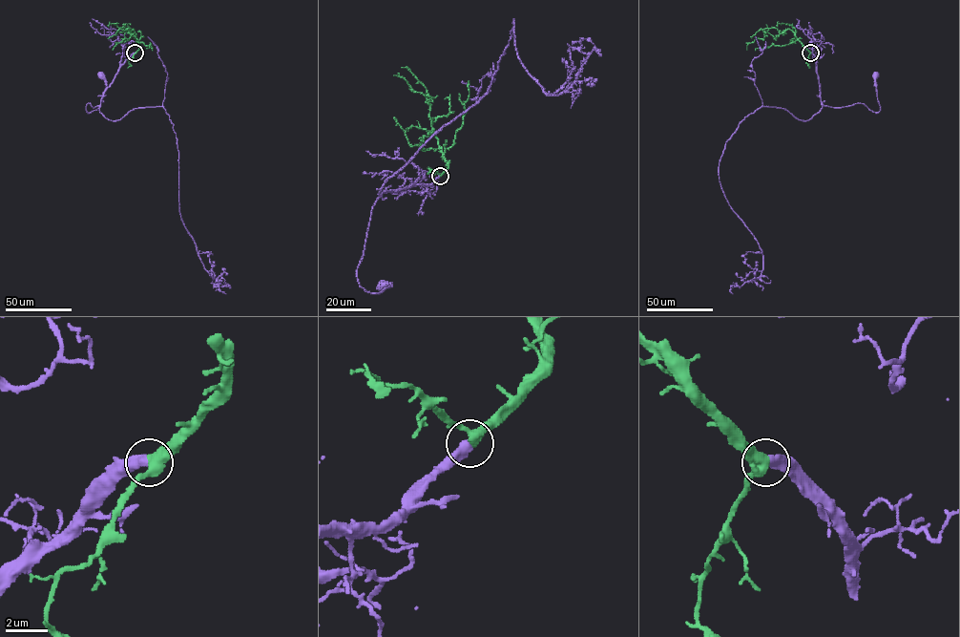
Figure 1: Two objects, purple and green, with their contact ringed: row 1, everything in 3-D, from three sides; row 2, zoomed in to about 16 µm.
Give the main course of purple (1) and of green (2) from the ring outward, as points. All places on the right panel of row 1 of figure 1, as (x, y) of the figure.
1: (811, 53), (816, 58), (820, 97), (824, 105), (841, 107), (862, 103), (877, 113), (880, 105), (875, 76)
2: (811, 53), (790, 30), (780, 33), (770, 28), (763, 39), (748, 43), (746, 50)

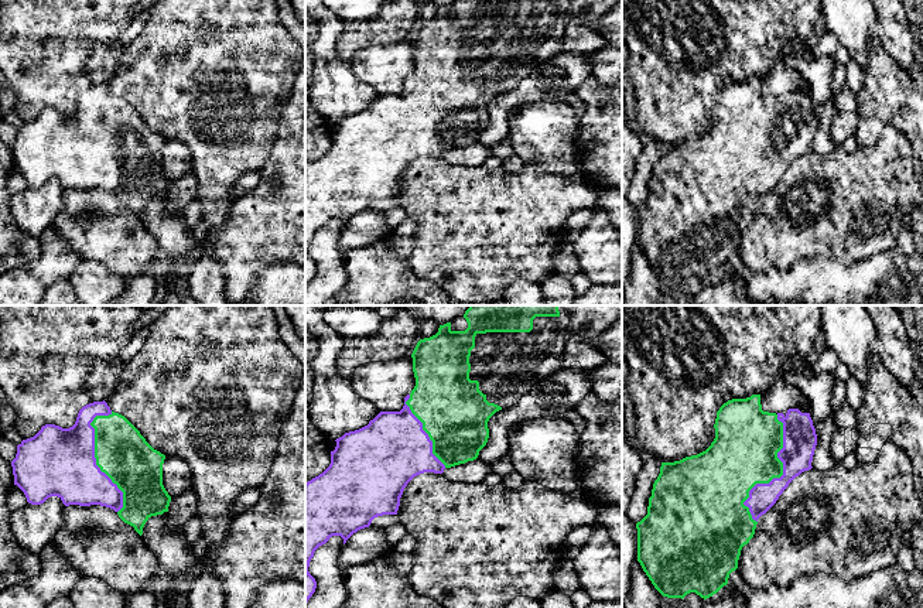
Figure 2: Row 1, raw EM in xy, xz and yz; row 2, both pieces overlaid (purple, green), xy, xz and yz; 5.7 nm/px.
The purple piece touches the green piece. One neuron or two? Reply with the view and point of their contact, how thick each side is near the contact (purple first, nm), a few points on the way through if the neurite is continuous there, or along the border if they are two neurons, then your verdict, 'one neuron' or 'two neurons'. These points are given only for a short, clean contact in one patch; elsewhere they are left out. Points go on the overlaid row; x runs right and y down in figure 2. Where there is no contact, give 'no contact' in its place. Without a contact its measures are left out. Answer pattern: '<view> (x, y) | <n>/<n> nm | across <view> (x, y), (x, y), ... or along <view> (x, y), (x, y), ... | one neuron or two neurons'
yz (780, 477) | 190/380 nm | one neuron

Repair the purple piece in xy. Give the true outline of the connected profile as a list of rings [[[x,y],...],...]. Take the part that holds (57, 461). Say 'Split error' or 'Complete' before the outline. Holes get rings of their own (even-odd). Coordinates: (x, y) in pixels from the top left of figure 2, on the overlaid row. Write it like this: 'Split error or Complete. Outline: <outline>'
Split error. Outline: [[[103,400],[83,406],[75,424],[69,428],[45,424],[34,437],[23,440],[17,445],[11,467],[14,485],[24,492],[28,503],[41,505],[48,498],[58,496],[65,506],[106,506],[113,509],[124,523],[133,526],[141,536],[143,527],[151,516],[168,512],[171,496],[163,485],[164,460],[164,454],[154,450],[124,416],[112,411]]]

